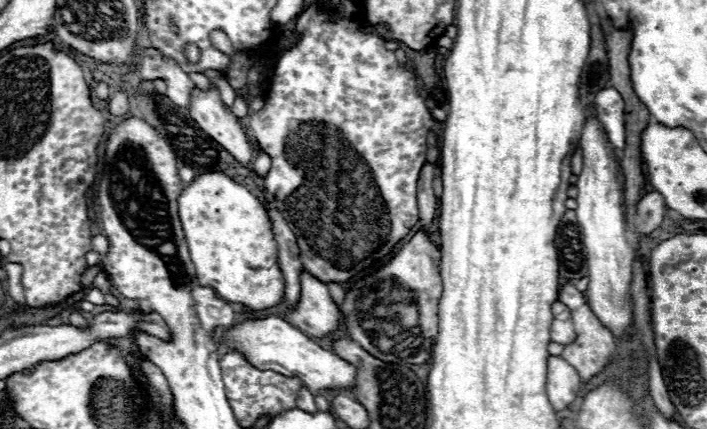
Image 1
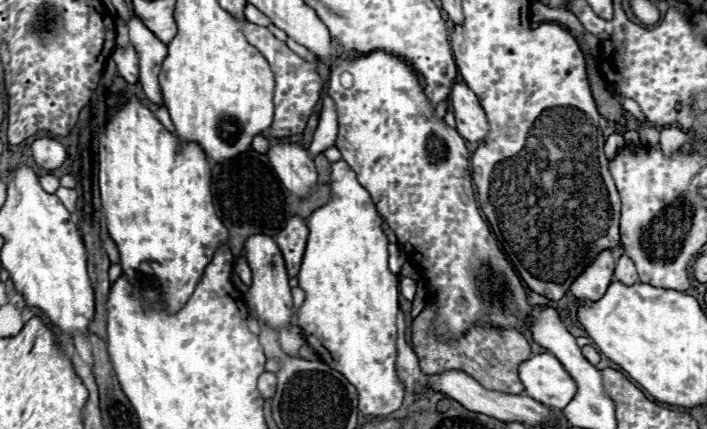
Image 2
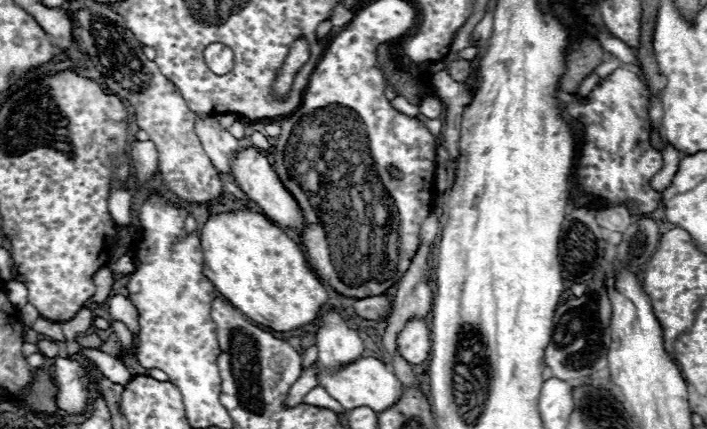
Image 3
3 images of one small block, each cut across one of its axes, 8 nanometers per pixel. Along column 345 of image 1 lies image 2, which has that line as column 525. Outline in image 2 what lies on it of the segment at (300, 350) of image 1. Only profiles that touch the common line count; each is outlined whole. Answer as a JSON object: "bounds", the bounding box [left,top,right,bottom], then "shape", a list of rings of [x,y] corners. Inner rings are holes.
{"bounds":[518,352,576,408],"shape":[[[550,352],[534,354],[518,366],[520,380],[526,388],[526,394],[546,406],[564,408],[576,394],[576,384],[570,374]]]}

